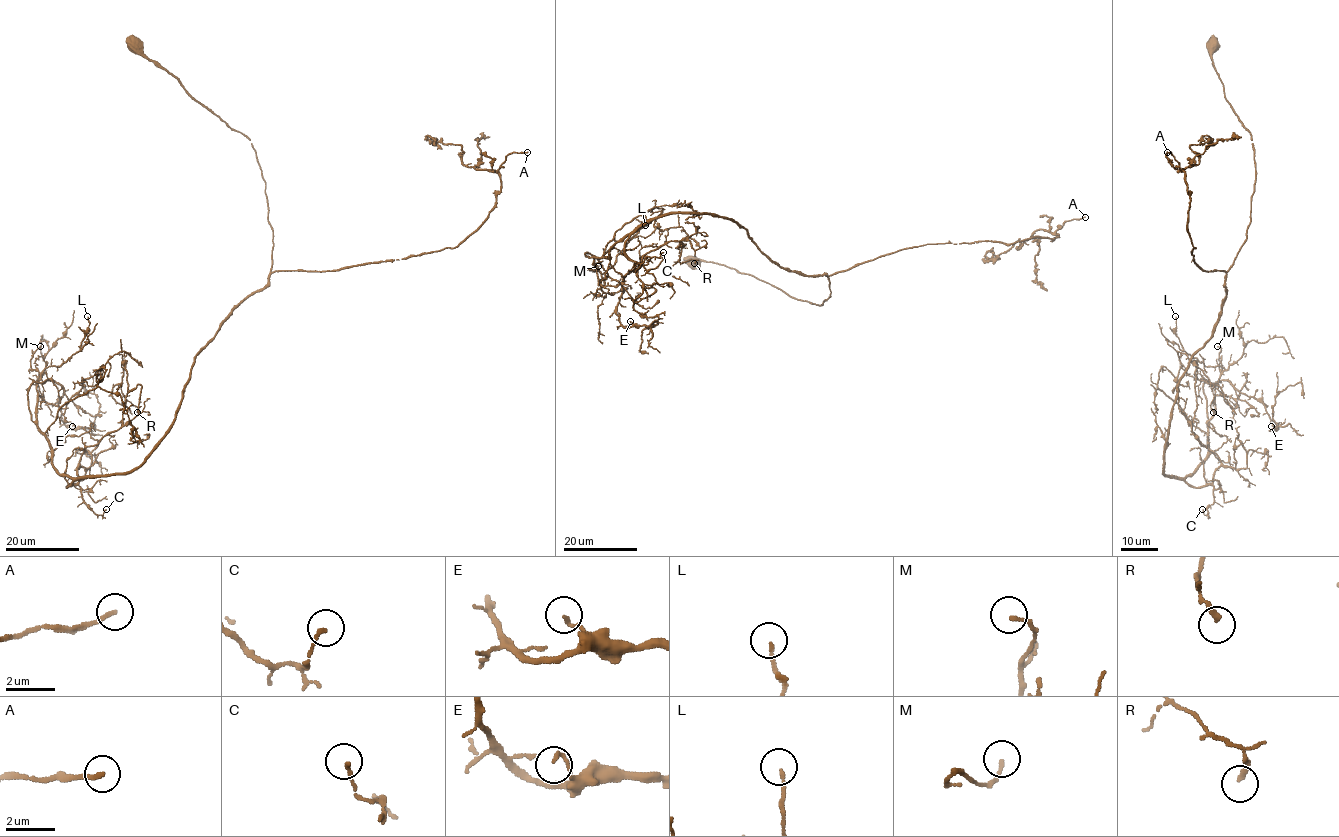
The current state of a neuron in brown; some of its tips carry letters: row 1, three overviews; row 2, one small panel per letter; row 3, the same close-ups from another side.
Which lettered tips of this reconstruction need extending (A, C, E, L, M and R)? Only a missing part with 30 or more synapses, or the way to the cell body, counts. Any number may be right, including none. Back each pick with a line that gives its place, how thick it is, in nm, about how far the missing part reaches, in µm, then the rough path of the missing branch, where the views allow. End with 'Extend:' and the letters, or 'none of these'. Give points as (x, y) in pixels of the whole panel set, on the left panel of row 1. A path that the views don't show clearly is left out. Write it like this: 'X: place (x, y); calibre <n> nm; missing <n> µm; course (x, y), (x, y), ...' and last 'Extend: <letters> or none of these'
A: place (527, 152); calibre 180 nm; missing 15 µm
Extend: A

